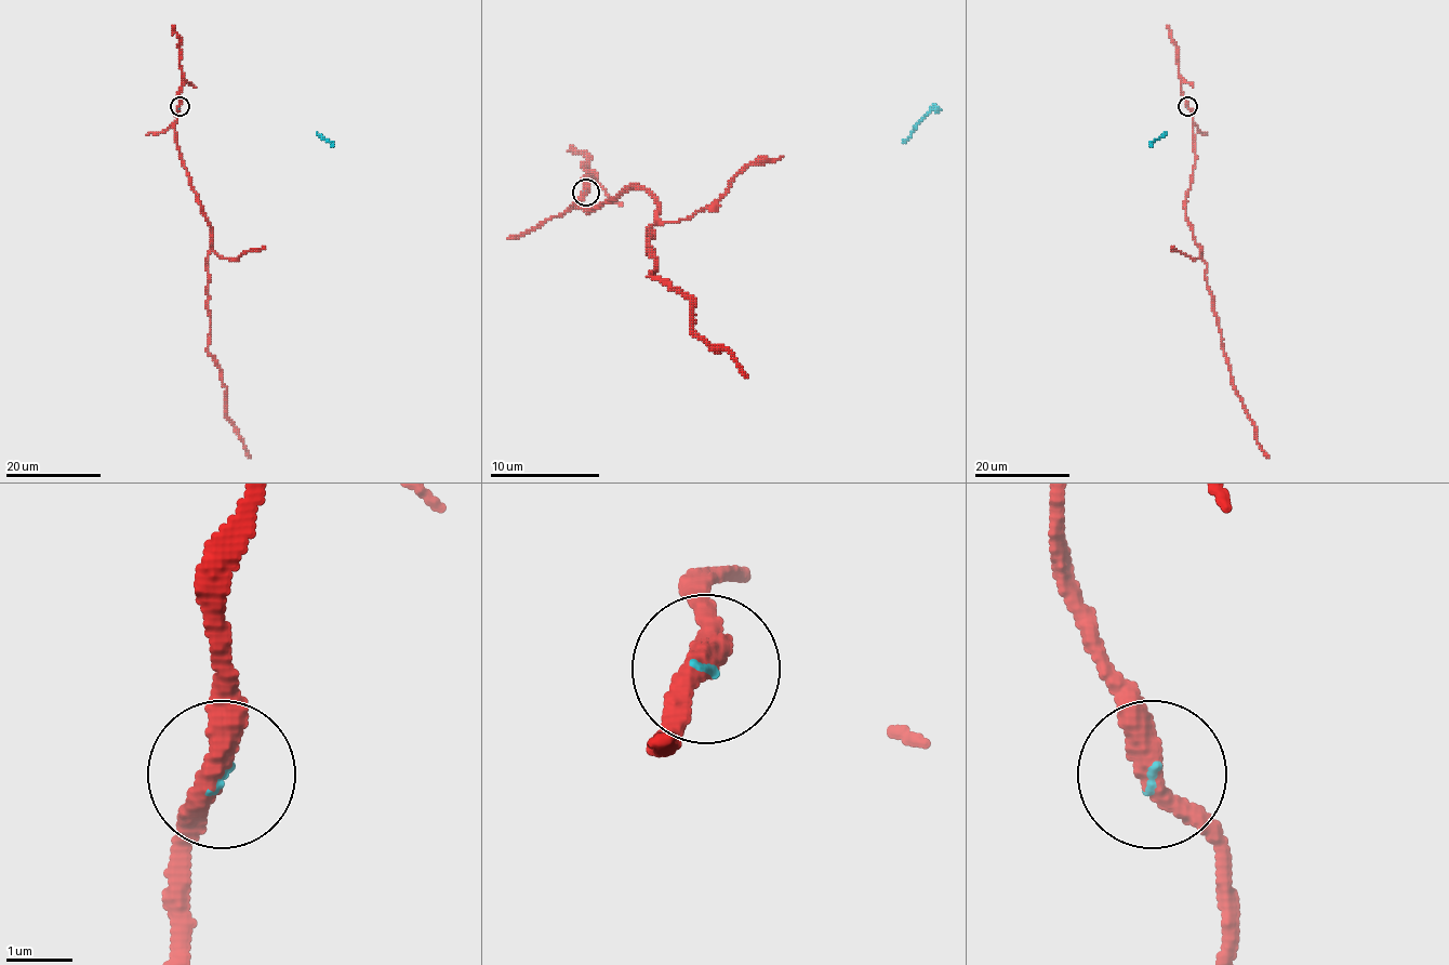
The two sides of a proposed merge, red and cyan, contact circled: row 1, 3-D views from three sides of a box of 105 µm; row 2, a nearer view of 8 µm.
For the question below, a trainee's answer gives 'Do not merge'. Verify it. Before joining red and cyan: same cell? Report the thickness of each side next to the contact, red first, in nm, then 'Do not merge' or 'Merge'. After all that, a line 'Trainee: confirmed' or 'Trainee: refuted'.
Thickness 360 nm (red) against 70 nm. Merge
Trainee: refuted

